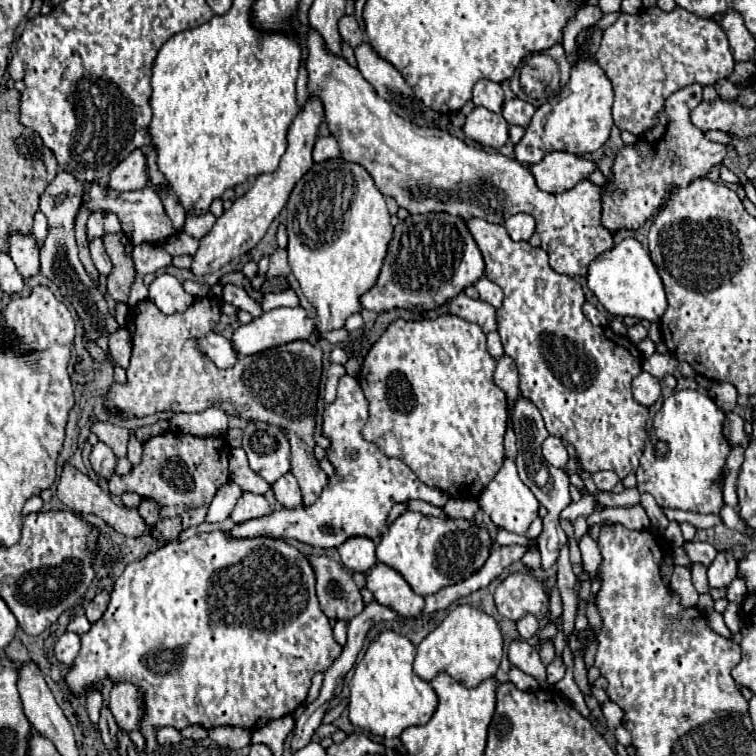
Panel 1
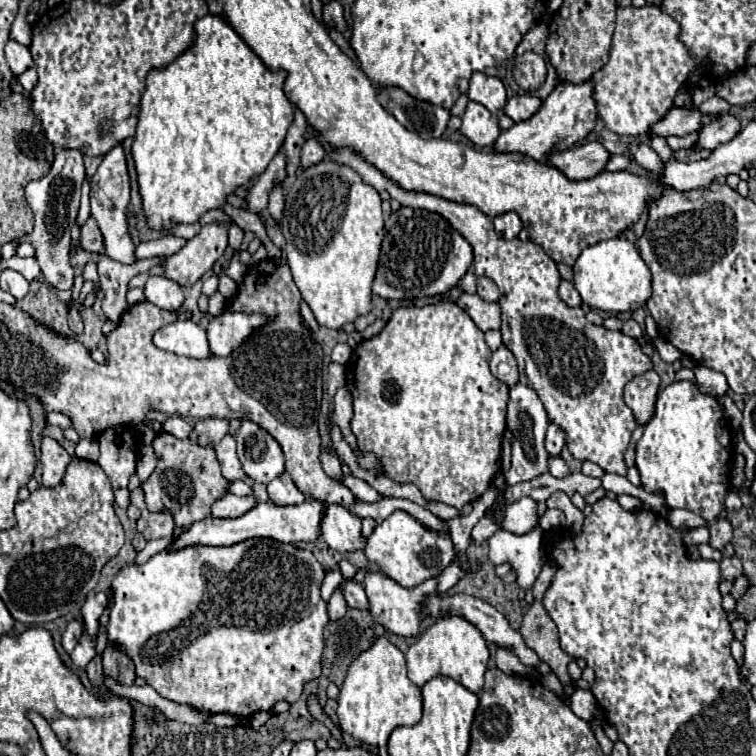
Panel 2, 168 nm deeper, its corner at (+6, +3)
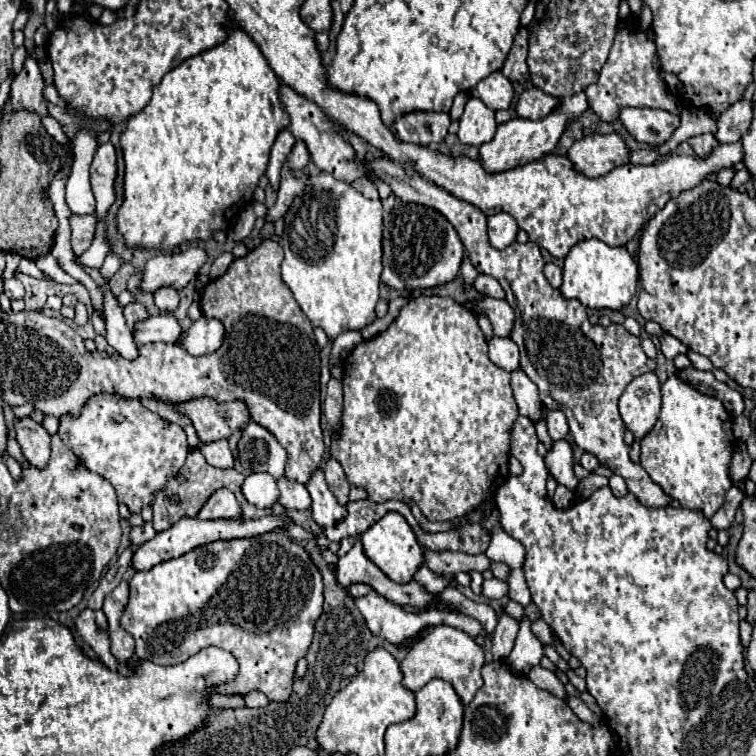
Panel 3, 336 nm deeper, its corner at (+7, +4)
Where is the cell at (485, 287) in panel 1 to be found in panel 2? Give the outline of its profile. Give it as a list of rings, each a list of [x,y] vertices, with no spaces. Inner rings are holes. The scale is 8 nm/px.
[[[477,277],[477,295],[485,301],[499,301],[501,297],[497,285],[487,277]]]

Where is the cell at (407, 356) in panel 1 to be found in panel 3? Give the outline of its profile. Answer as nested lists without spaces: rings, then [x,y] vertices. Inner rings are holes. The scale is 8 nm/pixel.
[[[418,296],[410,300],[398,314],[398,318],[388,326],[388,330],[380,332],[378,336],[360,342],[344,360],[344,412],[342,412],[342,430],[340,438],[332,442],[332,458],[336,458],[352,486],[362,486],[368,490],[370,500],[384,502],[384,500],[414,500],[422,514],[430,522],[444,522],[458,516],[466,516],[468,512],[476,510],[482,502],[494,498],[496,488],[508,480],[508,436],[512,422],[518,416],[516,402],[510,388],[510,372],[500,370],[488,360],[488,344],[484,334],[476,322],[476,316],[462,304],[454,302],[452,298],[440,296]]]

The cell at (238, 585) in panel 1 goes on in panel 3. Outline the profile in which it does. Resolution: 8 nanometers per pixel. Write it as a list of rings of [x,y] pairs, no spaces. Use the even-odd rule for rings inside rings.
[[[268,532],[268,534],[262,534],[262,536],[254,536],[254,538],[218,540],[218,542],[206,544],[206,546],[198,546],[198,548],[194,548],[192,552],[188,552],[188,554],[184,554],[180,558],[172,558],[168,562],[160,562],[160,564],[156,564],[150,570],[134,572],[134,576],[130,578],[128,584],[130,584],[130,600],[126,604],[126,610],[122,614],[120,624],[136,640],[136,656],[138,656],[138,660],[142,660],[142,662],[150,660],[154,664],[170,666],[170,664],[180,664],[180,662],[188,660],[190,656],[194,656],[202,648],[216,646],[216,648],[224,648],[226,652],[230,652],[238,660],[240,670],[238,670],[236,678],[232,678],[232,680],[228,680],[224,684],[214,684],[214,686],[208,688],[208,692],[226,694],[226,696],[236,696],[236,694],[246,696],[252,690],[260,690],[272,702],[284,702],[284,700],[290,698],[292,682],[294,682],[294,668],[296,668],[298,660],[306,658],[306,654],[308,654],[308,644],[312,644],[312,632],[316,628],[316,620],[320,618],[324,598],[322,598],[322,576],[320,576],[320,570],[316,568],[316,564],[308,556],[308,552],[300,544],[292,542],[286,534],[282,534],[282,532]]]

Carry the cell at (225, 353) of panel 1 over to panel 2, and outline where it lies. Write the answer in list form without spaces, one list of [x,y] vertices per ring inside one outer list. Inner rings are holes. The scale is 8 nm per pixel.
[[[173,321],[155,331],[153,343],[159,349],[173,351],[177,355],[205,359],[209,357],[209,343],[205,331],[193,321]]]

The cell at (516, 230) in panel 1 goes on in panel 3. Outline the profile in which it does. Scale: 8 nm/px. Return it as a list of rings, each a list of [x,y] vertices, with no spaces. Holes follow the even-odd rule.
[[[500,212],[488,216],[488,238],[494,248],[504,250],[506,246],[510,246],[516,240],[516,232],[518,232],[518,224],[510,214]]]

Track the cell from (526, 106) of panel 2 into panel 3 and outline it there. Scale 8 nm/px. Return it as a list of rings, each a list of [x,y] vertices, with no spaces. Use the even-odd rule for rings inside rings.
[[[526,88],[520,98],[518,98],[518,106],[514,106],[516,116],[518,118],[530,118],[530,120],[540,120],[544,116],[548,116],[556,106],[558,106],[558,98],[548,96],[544,92],[540,92],[540,88]]]

